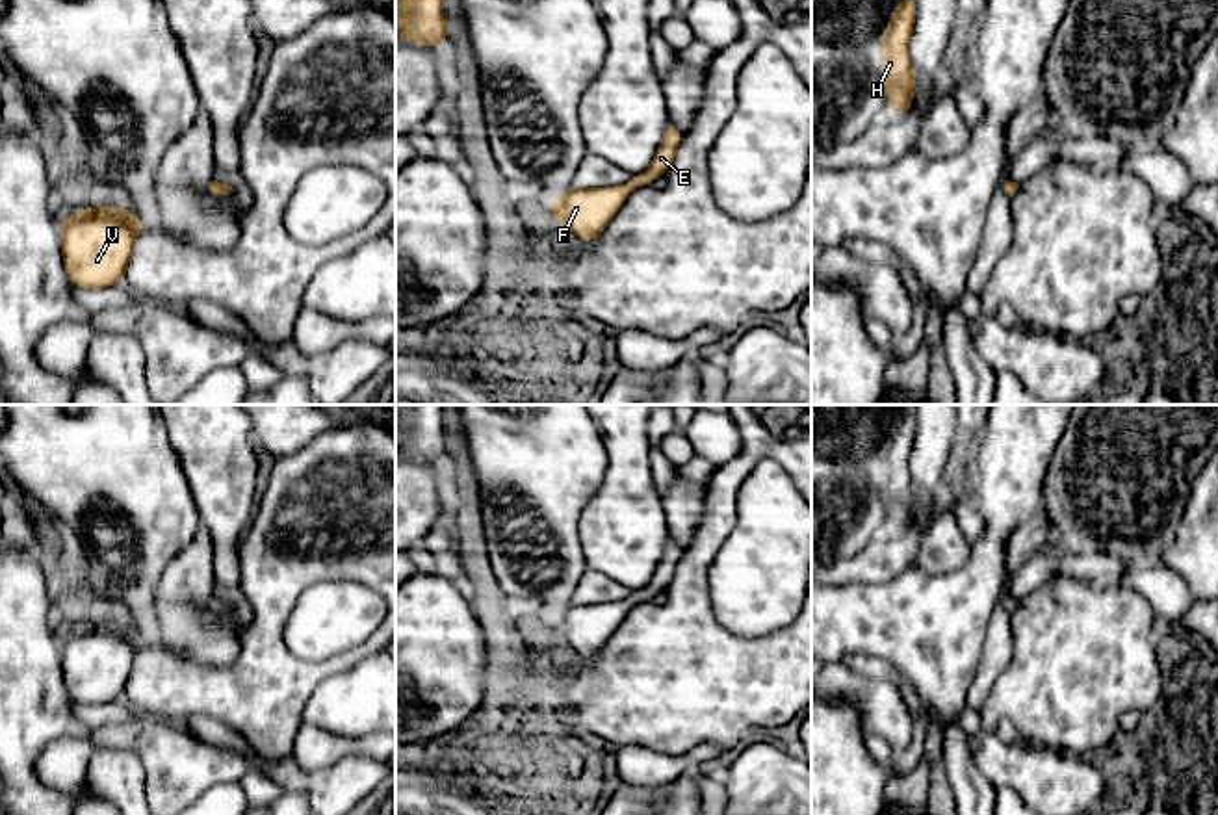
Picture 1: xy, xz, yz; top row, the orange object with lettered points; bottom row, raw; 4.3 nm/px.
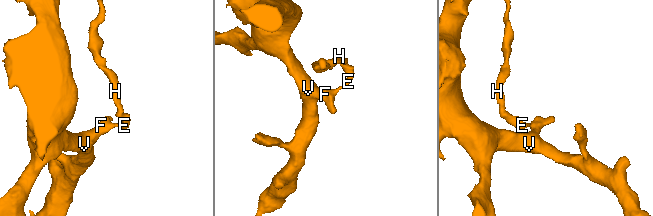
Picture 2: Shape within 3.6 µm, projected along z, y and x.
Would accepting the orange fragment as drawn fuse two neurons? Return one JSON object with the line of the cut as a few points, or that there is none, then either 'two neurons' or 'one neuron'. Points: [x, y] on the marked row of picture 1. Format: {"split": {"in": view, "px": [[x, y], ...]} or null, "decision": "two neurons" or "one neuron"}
{"split": null, "decision": "one neuron"}

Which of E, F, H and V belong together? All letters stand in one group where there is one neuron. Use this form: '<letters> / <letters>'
E F H V

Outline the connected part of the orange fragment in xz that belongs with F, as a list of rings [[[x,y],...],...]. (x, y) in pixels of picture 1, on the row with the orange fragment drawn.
[[[668,121],[655,158],[644,175],[633,175],[626,186],[587,189],[568,188],[550,202],[550,219],[568,226],[581,241],[592,243],[631,191],[648,186],[668,171],[681,139],[681,132]]]

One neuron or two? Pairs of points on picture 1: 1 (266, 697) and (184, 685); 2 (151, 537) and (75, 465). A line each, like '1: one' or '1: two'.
1: one
2: one

